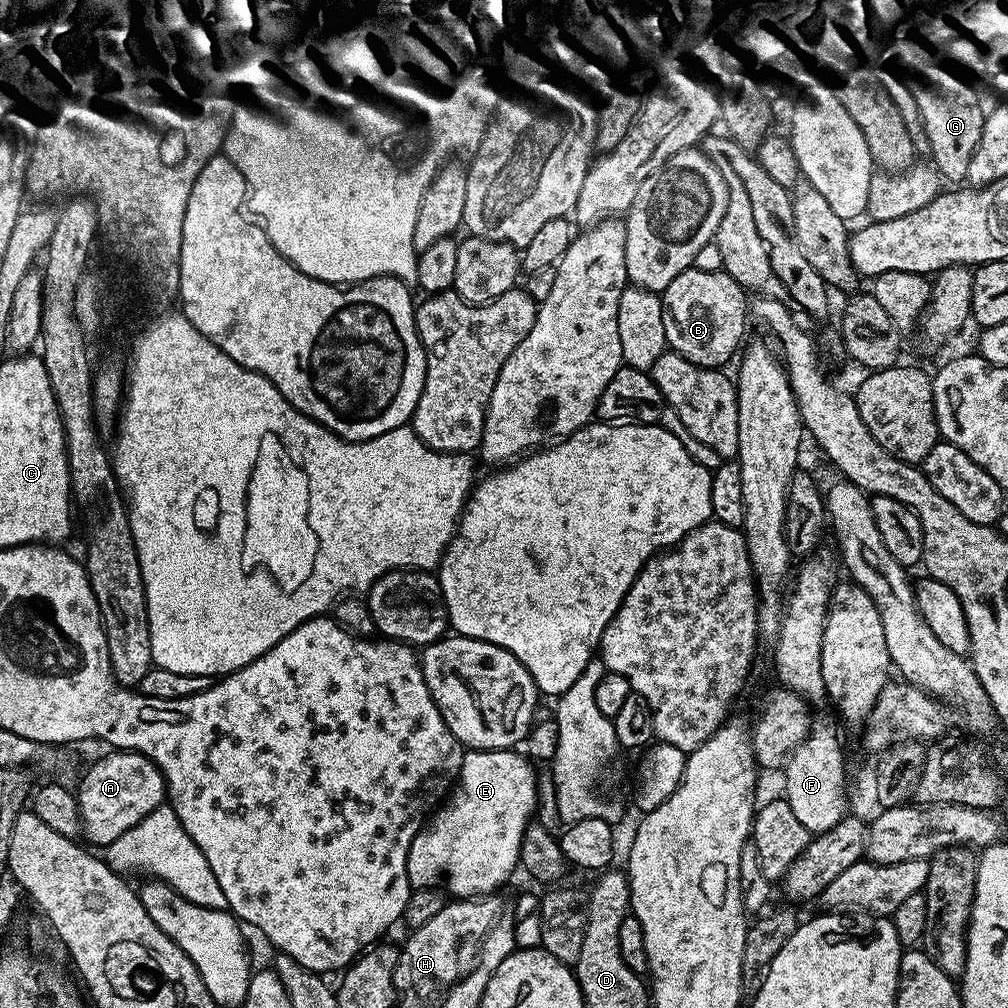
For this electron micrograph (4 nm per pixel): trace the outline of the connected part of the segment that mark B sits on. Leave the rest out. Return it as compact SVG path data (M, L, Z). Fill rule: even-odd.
M687 268L666 286L662 299L666 338L671 351L682 354L682 358L698 366L717 370L723 369L724 363L741 351L745 343L744 323L750 320L750 300L746 289L729 272Z

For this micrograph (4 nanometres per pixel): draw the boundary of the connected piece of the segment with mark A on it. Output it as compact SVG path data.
M112 750L107 754L89 766L88 773L80 780L80 788L75 789L82 836L89 840L89 845L106 846L114 842L114 838L126 834L130 826L166 800L164 776L150 757L135 750Z

